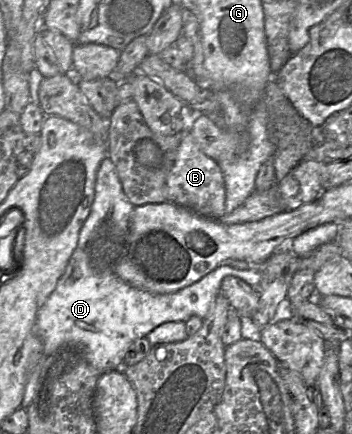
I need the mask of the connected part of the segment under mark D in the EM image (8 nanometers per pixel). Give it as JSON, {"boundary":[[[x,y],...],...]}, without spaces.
{"boundary":[[[106,157],[96,173],[94,201],[80,229],[77,246],[37,316],[36,330],[44,357],[62,347],[76,347],[98,373],[113,369],[124,373],[123,359],[134,340],[145,337],[165,322],[186,322],[191,316],[205,319],[212,311],[225,276],[238,277],[252,287],[259,286],[261,270],[238,270],[228,265],[218,266],[197,282],[173,293],[154,294],[125,283],[116,274],[116,264],[125,245],[134,207],[123,191],[115,165]]]}

